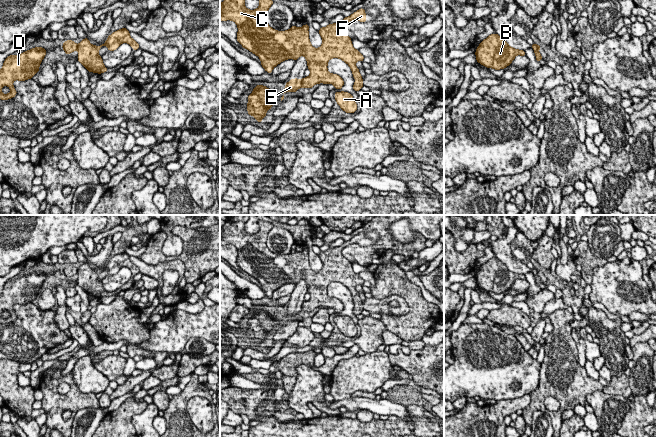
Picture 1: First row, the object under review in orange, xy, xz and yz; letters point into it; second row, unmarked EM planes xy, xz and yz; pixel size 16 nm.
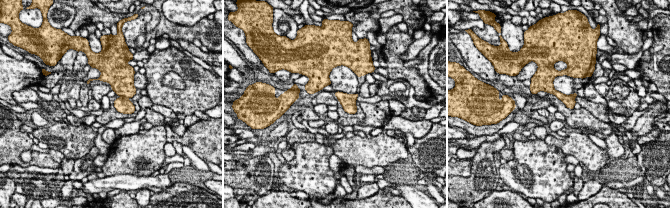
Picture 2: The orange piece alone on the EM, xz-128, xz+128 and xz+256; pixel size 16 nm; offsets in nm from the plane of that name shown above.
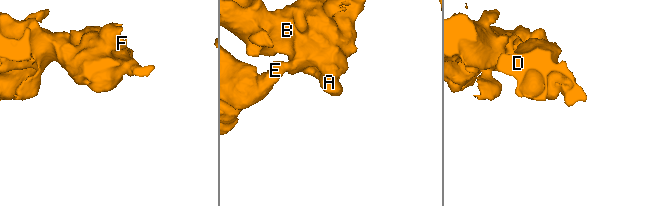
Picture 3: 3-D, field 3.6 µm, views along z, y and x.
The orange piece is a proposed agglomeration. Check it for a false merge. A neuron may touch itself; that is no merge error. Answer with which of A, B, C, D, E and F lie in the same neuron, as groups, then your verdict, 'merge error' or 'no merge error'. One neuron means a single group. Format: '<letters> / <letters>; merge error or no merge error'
A B C F / D E; merge error

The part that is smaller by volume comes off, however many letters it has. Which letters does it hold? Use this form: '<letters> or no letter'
D, E

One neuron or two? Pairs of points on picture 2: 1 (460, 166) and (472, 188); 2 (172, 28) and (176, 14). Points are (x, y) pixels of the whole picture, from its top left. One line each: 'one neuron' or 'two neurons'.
1: two neurons
2: two neurons

